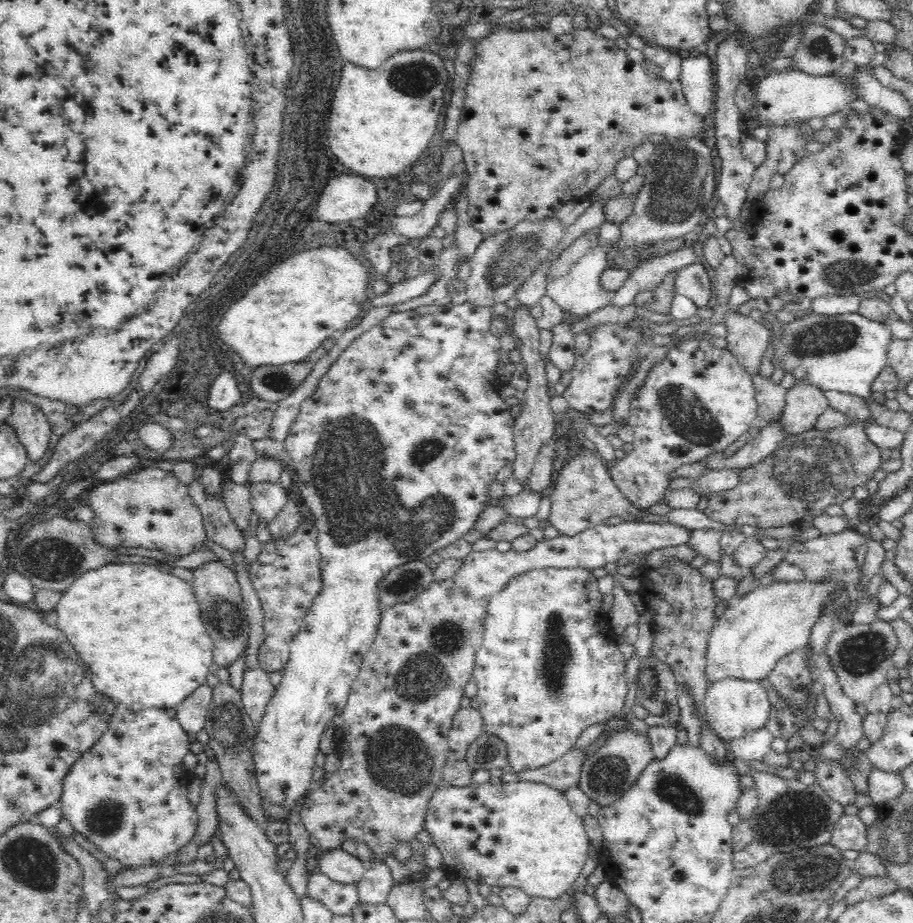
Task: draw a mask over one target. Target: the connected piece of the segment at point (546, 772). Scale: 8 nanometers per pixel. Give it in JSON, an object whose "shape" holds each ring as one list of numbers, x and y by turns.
{"shape":[[574,747,550,764,519,772,517,780,544,783,564,792,579,784,581,766,588,758,586,750,586,748,580,750]]}

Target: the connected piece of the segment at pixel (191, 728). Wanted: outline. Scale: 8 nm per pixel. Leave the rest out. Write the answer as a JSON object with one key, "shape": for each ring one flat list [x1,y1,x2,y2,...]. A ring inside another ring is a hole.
{"shape":[[204,683,196,688,188,698,177,704,177,720,186,733,195,735,205,729,208,707,210,706,213,694,209,685]]}

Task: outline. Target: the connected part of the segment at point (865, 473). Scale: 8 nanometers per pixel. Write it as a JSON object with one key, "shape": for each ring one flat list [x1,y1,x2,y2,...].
{"shape":[[842,392,825,394,829,406,842,411,853,423,827,431,812,428,784,437,770,456,739,472,739,483,734,488,709,496,702,507,712,520,753,529,799,525,806,514,817,517,826,512,829,504,841,505,853,497,856,486,865,486,873,479,882,461,880,448,866,435,871,416,866,400]]}

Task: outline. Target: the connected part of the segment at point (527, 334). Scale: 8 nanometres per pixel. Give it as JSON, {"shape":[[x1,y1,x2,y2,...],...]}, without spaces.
{"shape":[[519,305,514,309,513,332,517,334,520,340,520,354,522,357,523,370,528,373,528,386,525,390,526,400,523,402,524,408,515,418,513,426,513,439,515,440,515,461,513,462,513,474,518,478,520,484,523,485,522,491,528,491,528,480,532,467,540,449,544,444,554,441,554,433,558,422,551,413,551,398,548,395,549,384,546,378,545,362,540,358,540,328,536,326,539,321,530,313,528,307]]}

